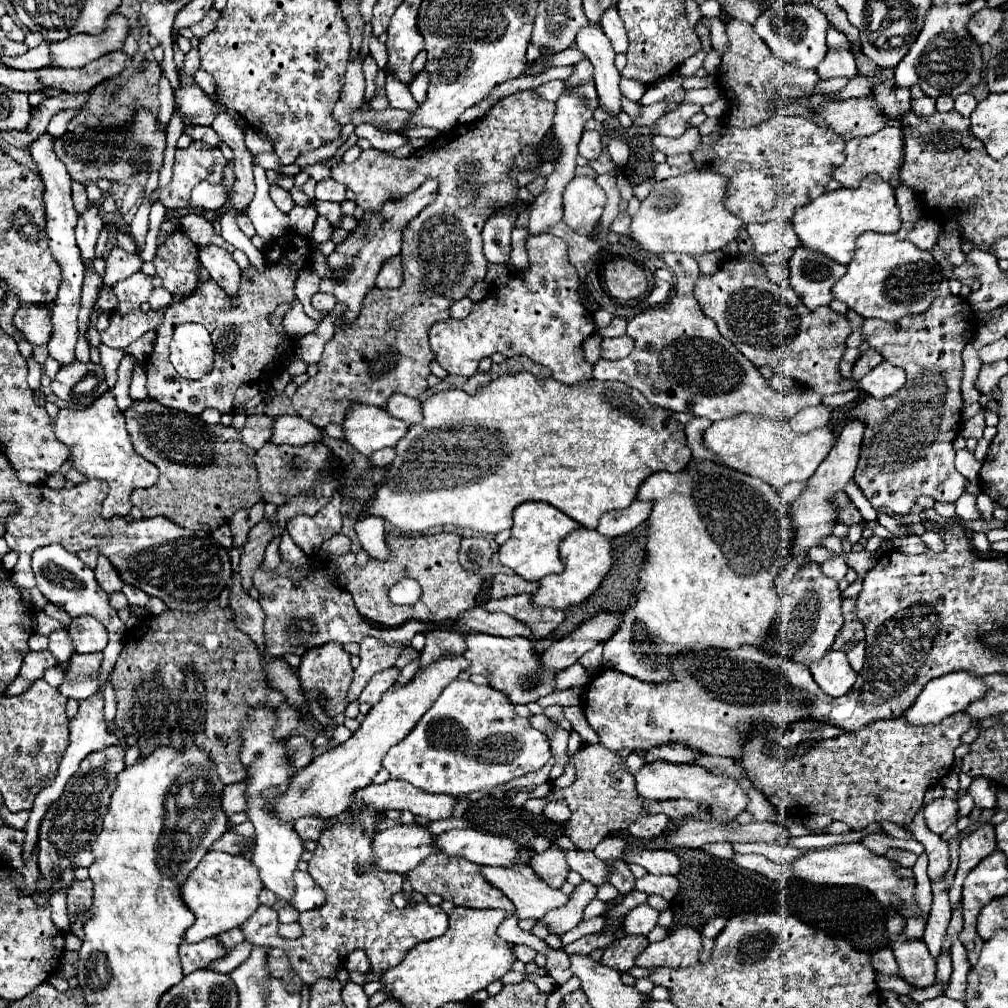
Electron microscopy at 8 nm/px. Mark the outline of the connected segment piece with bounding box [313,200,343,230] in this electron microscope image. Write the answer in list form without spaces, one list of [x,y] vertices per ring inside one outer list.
[[[313,202],[315,204],[315,208],[317,208],[317,212],[319,214],[323,214],[329,222],[331,222],[331,226],[337,230],[339,228],[339,224],[341,224],[341,218],[343,218],[343,212],[341,212],[341,206],[337,204],[337,202]]]

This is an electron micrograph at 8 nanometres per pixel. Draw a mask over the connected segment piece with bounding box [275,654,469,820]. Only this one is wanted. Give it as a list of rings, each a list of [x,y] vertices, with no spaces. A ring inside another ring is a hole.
[[[461,654],[443,656],[441,660],[429,664],[419,674],[415,674],[407,684],[391,686],[383,694],[381,702],[377,702],[377,706],[369,710],[359,730],[345,744],[327,750],[325,754],[313,758],[309,766],[299,770],[299,774],[293,778],[293,786],[281,798],[277,798],[277,814],[281,814],[281,818],[285,820],[297,820],[303,816],[333,818],[345,812],[351,806],[353,794],[373,782],[375,774],[381,770],[381,760],[387,750],[399,744],[413,730],[413,726],[431,708],[443,688],[449,686],[467,666],[469,662],[465,662]],[[305,784],[309,786],[305,792],[301,792]]]

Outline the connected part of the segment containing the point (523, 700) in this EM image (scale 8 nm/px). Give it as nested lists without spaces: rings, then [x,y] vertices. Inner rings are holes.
[[[467,634],[467,652],[463,654],[471,666],[469,674],[481,674],[489,680],[489,686],[509,696],[513,704],[529,704],[555,692],[555,670],[545,670],[537,658],[537,650],[527,638],[501,638],[491,634]],[[539,670],[539,672],[537,672]]]

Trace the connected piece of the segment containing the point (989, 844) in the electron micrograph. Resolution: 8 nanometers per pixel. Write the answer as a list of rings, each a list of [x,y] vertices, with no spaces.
[[[985,824],[983,828],[979,828],[977,832],[973,832],[971,836],[967,836],[961,842],[961,846],[959,846],[959,868],[955,872],[955,880],[949,888],[951,906],[955,906],[961,900],[963,880],[967,878],[969,870],[973,870],[973,866],[977,866],[977,862],[981,862],[983,858],[987,858],[995,850],[997,850],[997,840],[995,840],[991,824]]]

